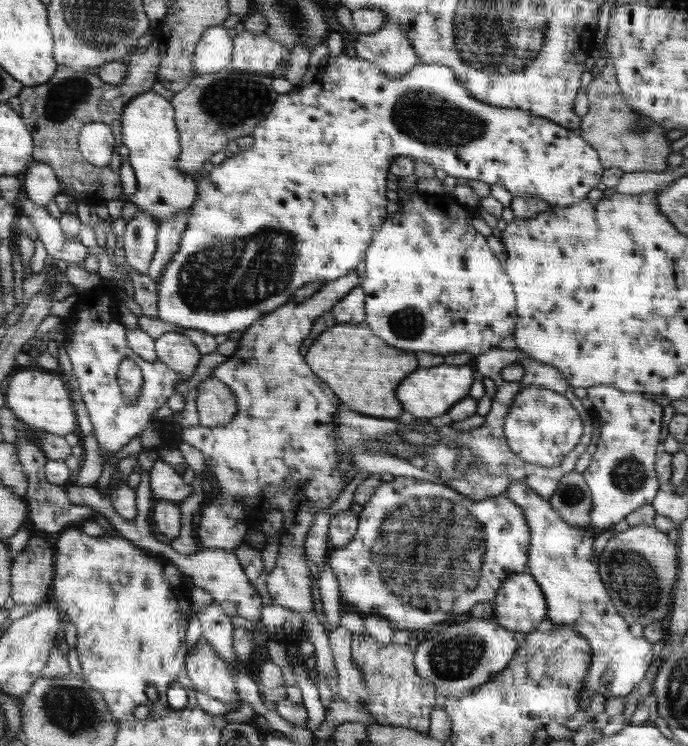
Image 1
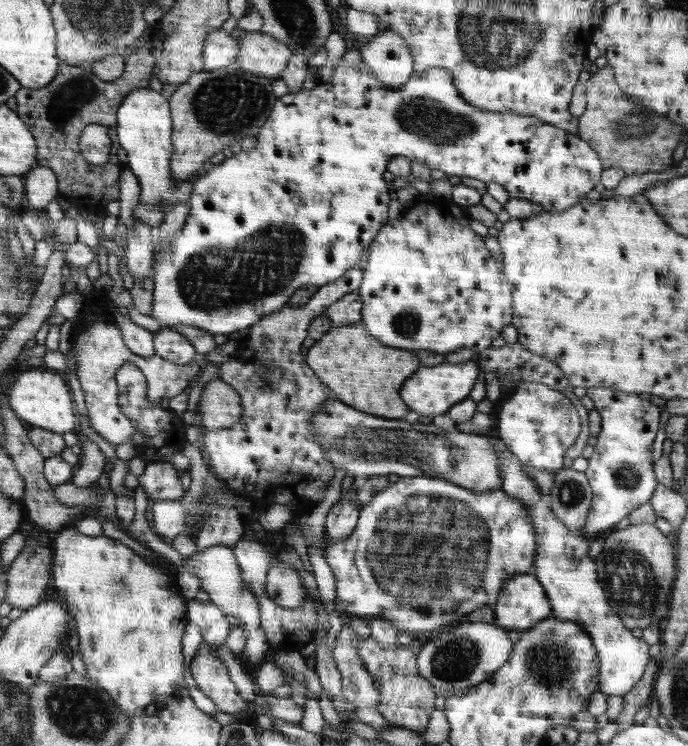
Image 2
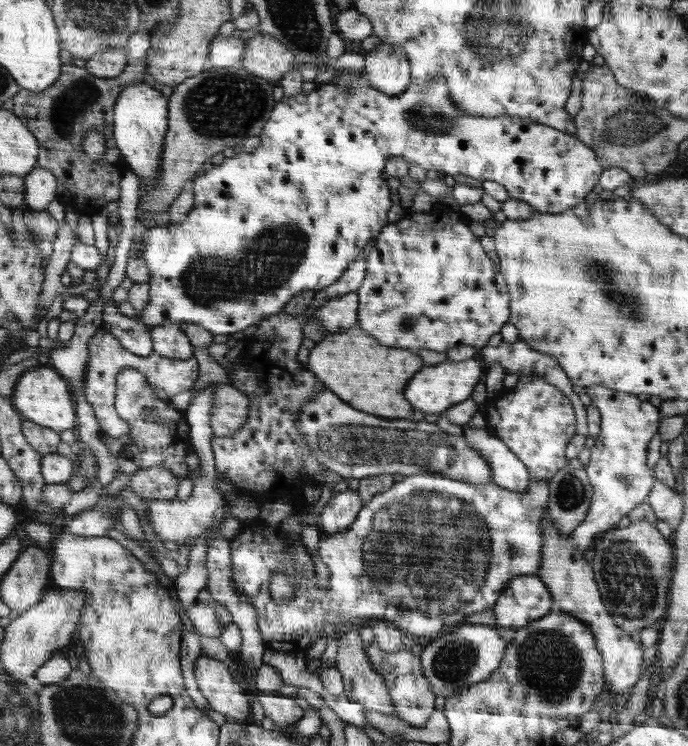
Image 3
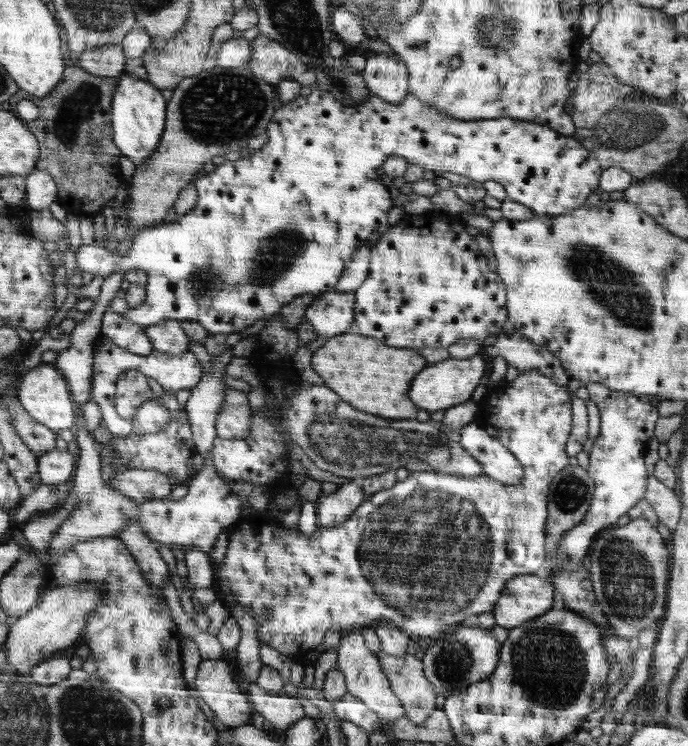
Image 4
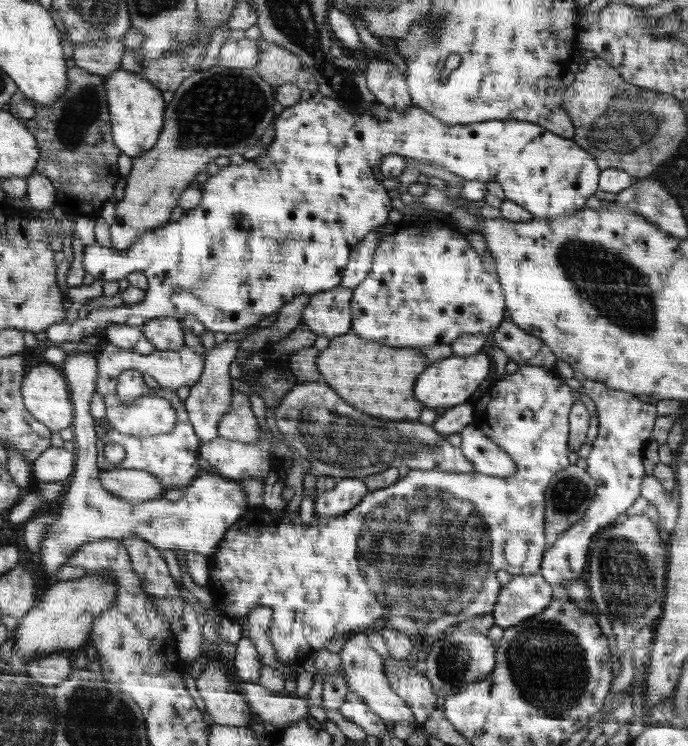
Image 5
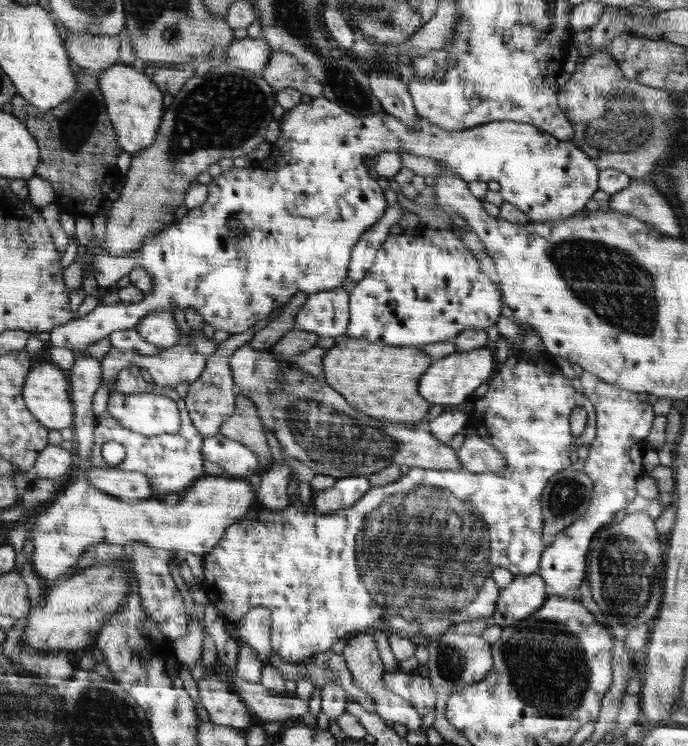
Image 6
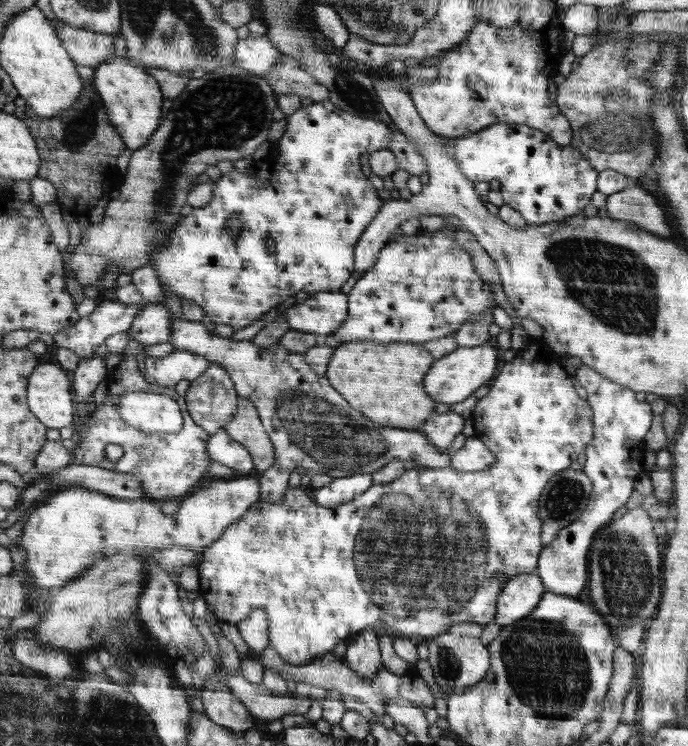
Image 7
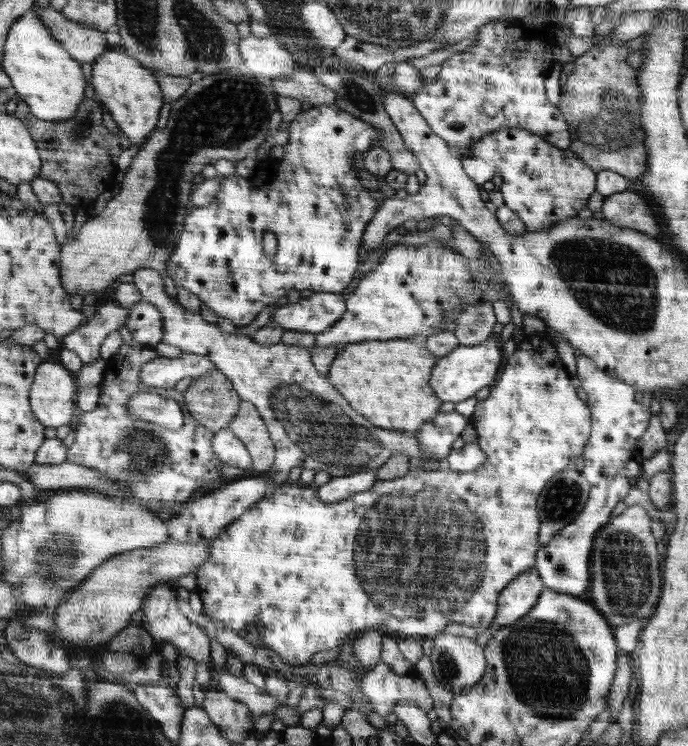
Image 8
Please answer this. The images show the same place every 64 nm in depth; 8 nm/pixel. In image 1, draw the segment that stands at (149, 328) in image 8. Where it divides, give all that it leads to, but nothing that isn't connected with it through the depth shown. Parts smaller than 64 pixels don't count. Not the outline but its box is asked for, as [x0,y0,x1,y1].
[155,332,201,380]

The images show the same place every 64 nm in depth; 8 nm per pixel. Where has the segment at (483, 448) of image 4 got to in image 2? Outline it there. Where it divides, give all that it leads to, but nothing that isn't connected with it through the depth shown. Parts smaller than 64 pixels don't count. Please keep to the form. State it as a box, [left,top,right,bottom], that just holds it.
[492,439,648,696]

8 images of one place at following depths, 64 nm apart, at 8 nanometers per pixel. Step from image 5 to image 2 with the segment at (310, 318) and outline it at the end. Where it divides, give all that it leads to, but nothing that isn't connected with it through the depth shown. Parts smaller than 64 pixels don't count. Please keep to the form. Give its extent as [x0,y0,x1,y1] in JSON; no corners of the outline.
[324,290,363,328]

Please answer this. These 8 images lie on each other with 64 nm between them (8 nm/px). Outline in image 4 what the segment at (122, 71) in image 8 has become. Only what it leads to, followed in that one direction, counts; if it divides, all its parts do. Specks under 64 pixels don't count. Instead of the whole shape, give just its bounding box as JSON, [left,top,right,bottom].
[113,72,166,165]

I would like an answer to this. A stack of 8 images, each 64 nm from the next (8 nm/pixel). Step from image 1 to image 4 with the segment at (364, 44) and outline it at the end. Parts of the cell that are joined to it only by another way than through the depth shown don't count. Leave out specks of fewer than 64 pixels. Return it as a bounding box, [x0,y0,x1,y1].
[362,53,409,104]

